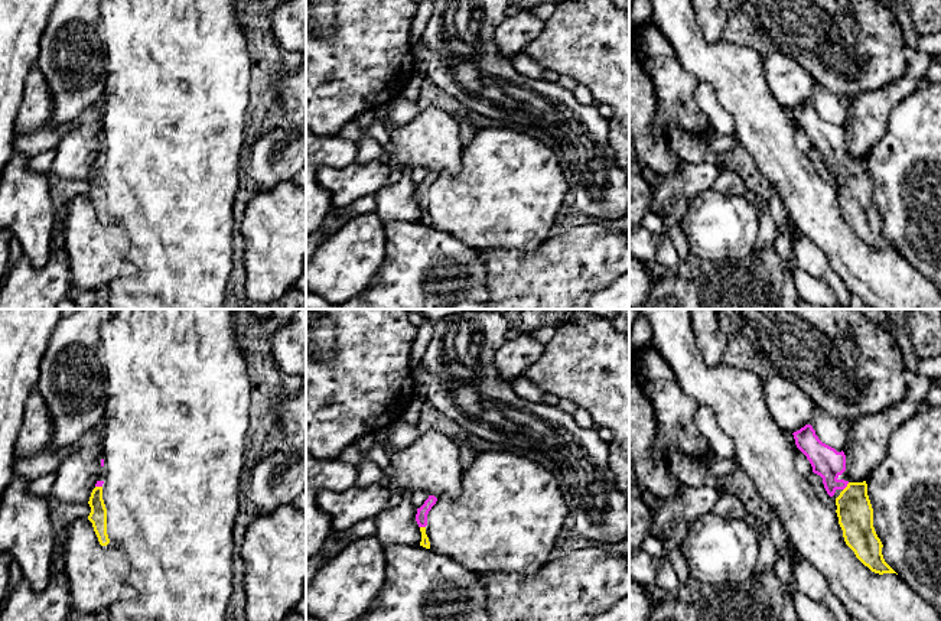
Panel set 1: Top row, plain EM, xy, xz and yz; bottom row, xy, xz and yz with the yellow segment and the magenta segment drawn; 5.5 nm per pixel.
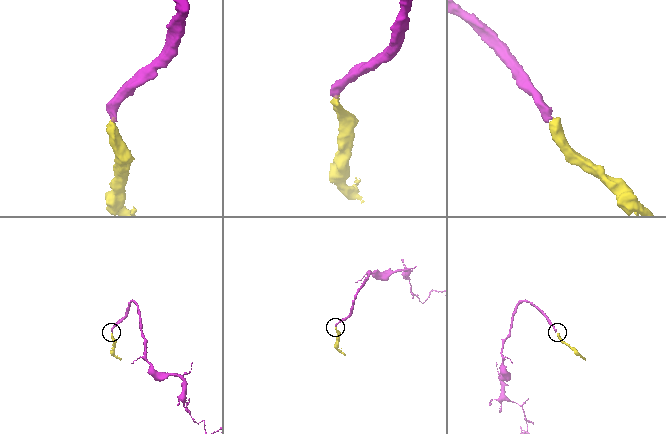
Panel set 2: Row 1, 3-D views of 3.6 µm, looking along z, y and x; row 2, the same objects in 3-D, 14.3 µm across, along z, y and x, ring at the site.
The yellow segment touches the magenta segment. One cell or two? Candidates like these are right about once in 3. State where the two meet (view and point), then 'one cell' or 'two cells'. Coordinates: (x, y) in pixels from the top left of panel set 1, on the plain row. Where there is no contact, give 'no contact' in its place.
yz (846, 163) | one cell

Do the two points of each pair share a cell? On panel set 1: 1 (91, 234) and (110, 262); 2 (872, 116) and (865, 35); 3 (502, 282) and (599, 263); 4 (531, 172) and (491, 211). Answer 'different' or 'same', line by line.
1: same
2: different
3: same
4: same

